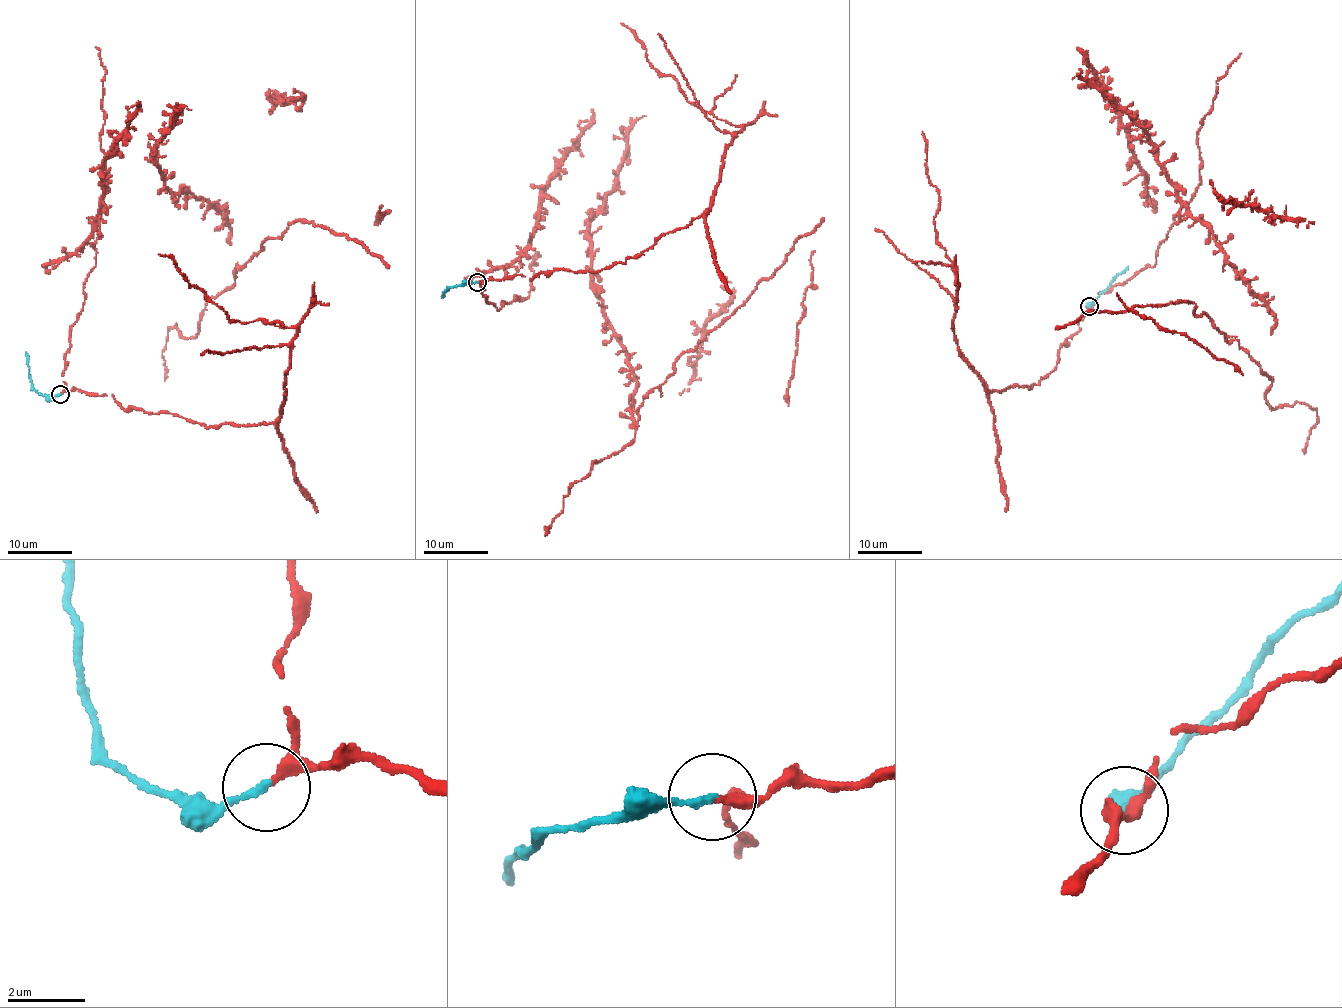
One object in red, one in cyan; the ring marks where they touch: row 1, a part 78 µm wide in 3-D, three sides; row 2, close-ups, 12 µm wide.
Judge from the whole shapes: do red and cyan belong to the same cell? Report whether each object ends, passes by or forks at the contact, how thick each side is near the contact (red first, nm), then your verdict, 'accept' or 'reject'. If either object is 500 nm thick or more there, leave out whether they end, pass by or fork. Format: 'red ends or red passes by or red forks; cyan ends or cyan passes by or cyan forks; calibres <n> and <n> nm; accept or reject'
red passes by; cyan ends; calibres 180 and 180 nm; accept

